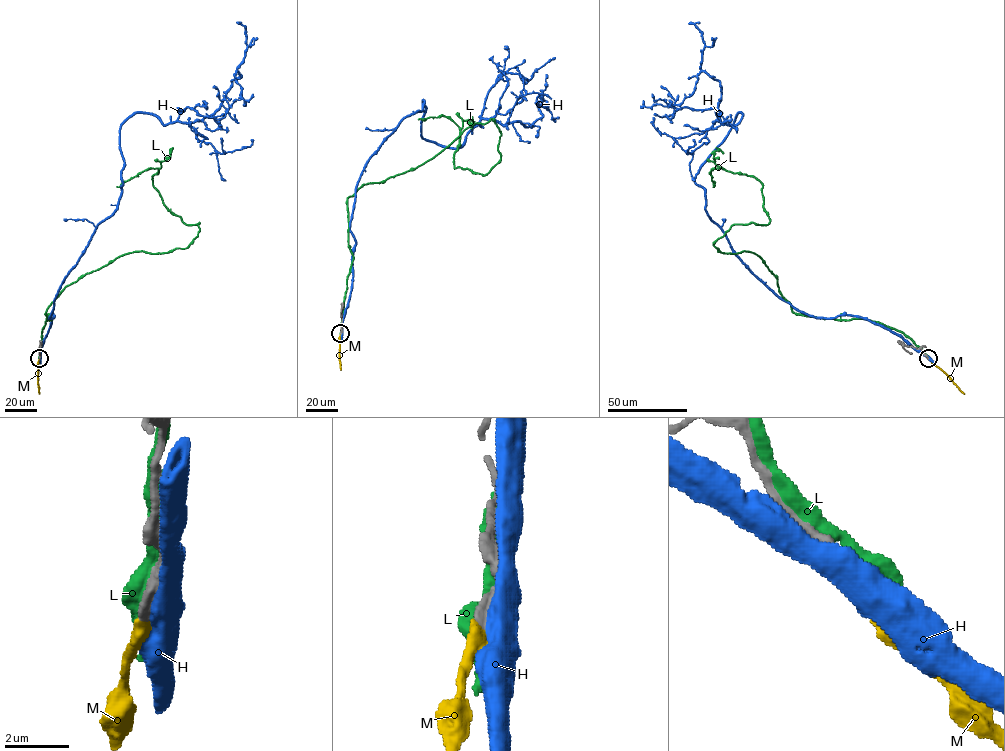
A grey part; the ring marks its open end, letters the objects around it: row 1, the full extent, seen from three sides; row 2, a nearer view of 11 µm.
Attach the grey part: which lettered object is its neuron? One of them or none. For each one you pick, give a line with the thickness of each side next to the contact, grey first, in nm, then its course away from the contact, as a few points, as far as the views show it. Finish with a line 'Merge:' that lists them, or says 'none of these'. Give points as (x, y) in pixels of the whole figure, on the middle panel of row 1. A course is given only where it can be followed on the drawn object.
M: calibres 360 and 460 nm; course (340, 333), (340, 370)
Merge: M

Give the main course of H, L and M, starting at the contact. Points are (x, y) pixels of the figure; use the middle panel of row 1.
H: (341, 332), (380, 145), (423, 100), (421, 136), (458, 148), (482, 119), (531, 127), (539, 94)
L: (341, 332), (347, 198), (491, 119), (500, 159), (484, 175), (455, 168), (458, 127), (418, 119)
M: (340, 333), (340, 370)

